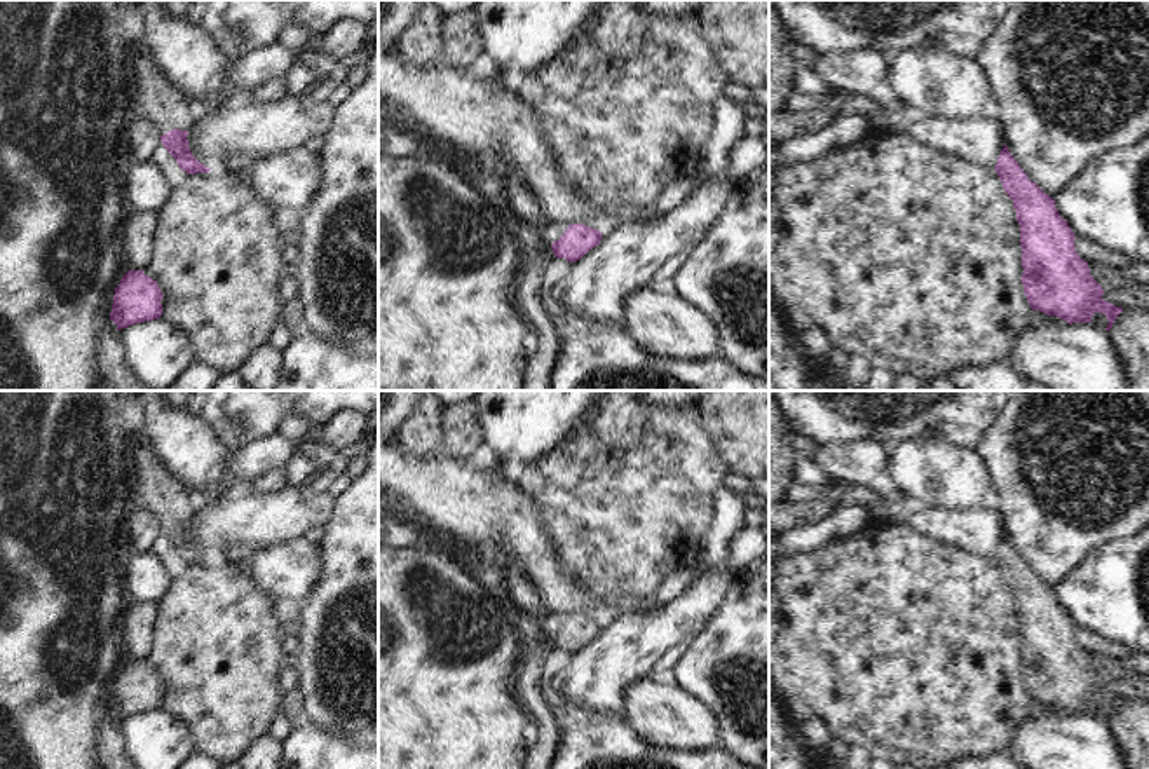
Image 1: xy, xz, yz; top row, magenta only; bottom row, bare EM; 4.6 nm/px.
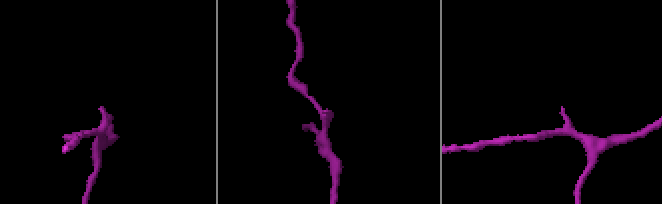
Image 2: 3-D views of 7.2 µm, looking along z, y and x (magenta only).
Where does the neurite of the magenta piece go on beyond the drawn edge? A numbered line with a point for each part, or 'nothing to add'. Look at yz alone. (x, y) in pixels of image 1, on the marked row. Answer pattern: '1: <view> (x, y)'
nothing to add

